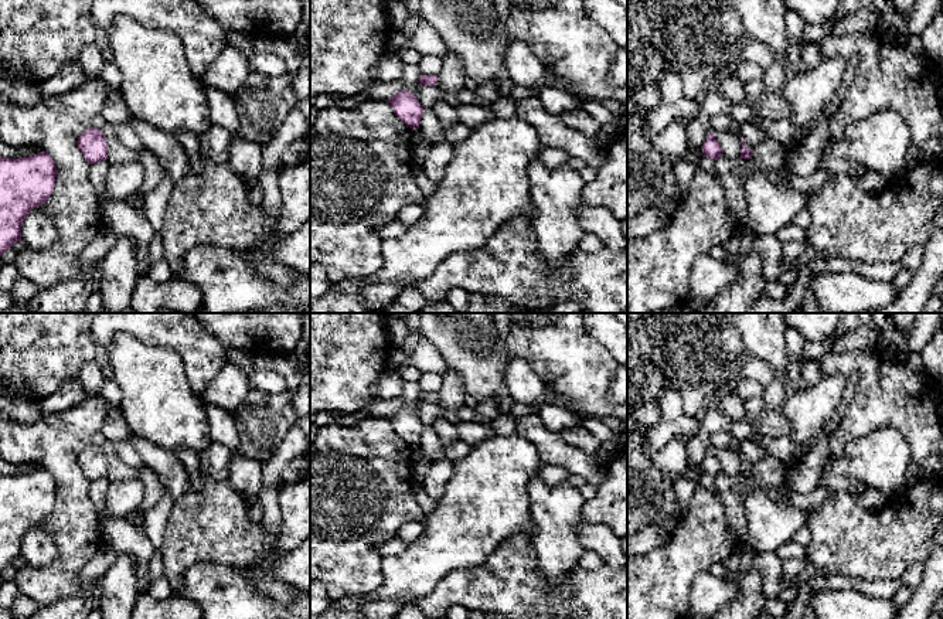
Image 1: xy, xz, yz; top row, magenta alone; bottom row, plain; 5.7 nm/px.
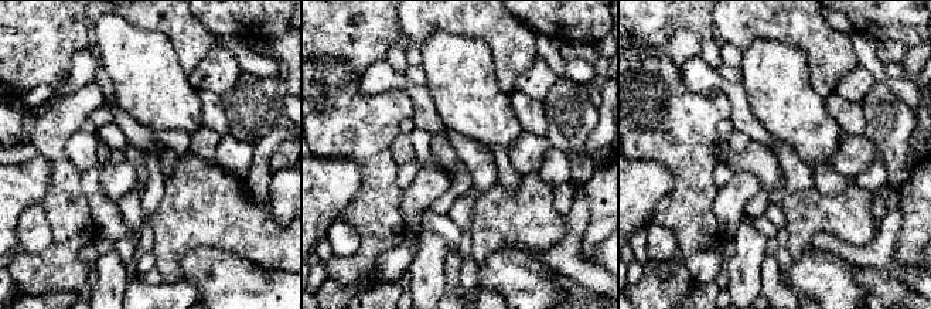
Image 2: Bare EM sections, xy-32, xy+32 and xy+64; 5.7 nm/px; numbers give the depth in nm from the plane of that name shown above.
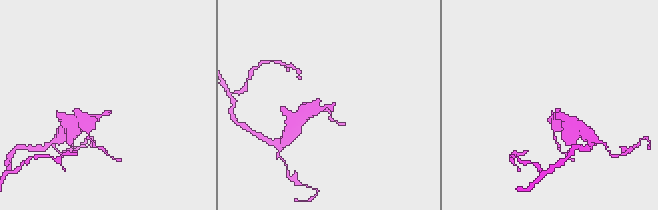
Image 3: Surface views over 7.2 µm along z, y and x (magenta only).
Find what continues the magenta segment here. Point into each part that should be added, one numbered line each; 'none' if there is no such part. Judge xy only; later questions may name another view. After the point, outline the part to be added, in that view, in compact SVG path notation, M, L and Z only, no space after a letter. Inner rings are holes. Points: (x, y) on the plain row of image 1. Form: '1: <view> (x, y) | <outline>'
none

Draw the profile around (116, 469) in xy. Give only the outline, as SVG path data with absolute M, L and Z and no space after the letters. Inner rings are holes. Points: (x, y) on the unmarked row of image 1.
M106 441L102 445L102 450L106 456L108 462L108 477L110 482L122 480L122 479L132 479L137 476L137 472L123 463L115 449L115 443L112 441Z

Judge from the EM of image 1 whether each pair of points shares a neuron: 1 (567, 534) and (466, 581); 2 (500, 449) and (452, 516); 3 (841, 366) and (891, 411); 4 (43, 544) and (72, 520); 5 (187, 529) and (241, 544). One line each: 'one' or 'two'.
1: two
2: one
3: one
4: two
5: one

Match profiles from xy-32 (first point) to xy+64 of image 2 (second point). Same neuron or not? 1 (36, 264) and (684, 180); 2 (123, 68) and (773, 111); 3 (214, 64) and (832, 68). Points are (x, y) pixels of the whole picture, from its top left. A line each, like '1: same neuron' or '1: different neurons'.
1: same neuron
2: same neuron
3: different neurons

